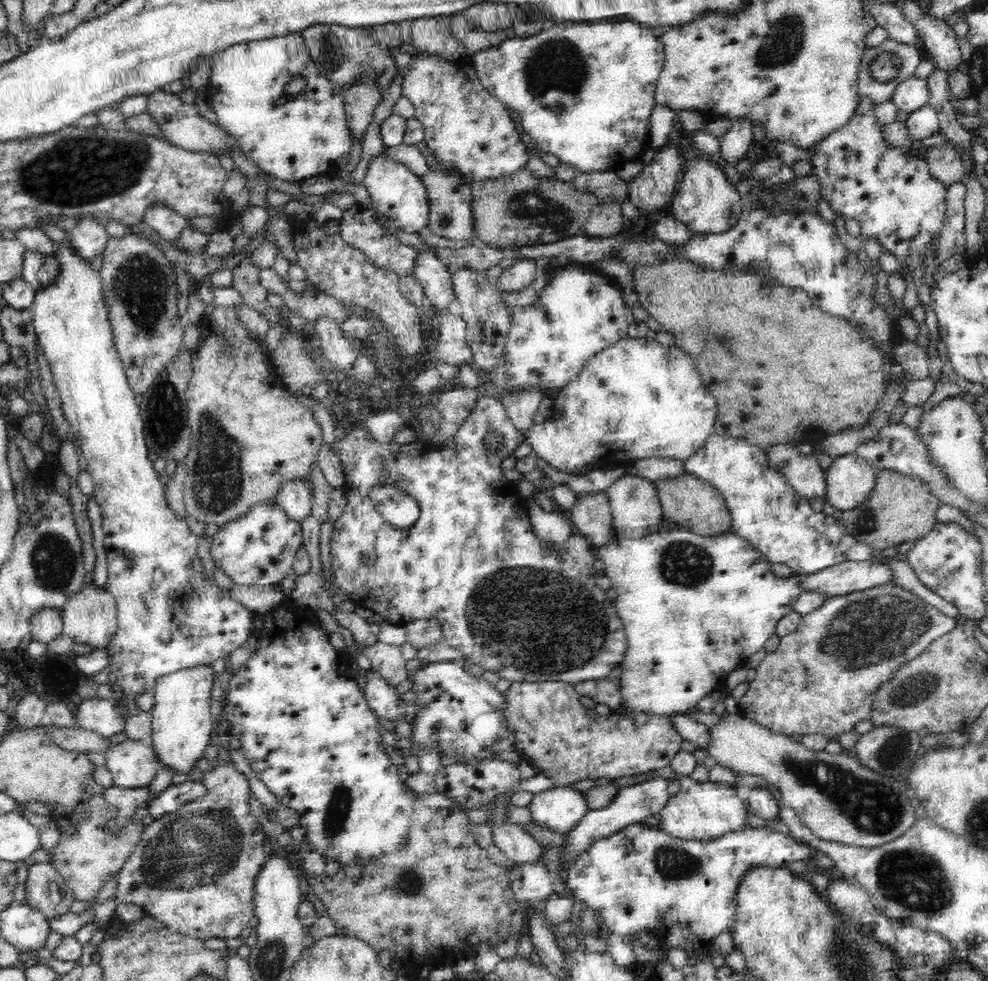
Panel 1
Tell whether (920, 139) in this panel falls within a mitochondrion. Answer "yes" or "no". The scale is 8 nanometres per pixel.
no

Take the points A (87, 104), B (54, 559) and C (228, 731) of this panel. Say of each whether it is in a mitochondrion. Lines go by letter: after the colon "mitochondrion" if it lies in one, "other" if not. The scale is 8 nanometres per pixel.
A: other
B: mitochondrion
C: other

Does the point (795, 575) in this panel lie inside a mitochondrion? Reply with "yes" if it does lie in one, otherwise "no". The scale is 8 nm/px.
no

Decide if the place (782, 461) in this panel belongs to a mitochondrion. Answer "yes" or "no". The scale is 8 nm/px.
yes

